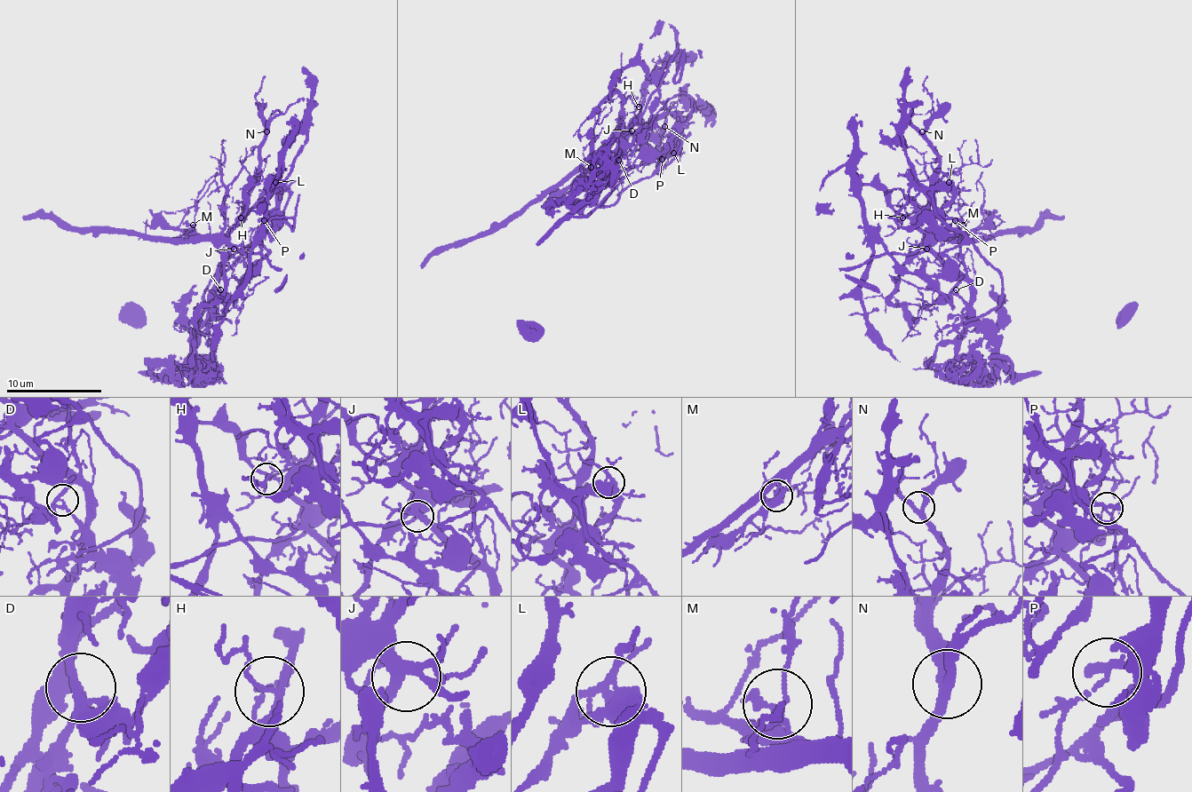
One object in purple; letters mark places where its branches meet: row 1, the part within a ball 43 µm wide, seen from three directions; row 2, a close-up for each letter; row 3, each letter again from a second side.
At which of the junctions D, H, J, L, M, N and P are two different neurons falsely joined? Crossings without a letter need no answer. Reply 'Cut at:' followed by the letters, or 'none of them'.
Cut at: D, L, P

